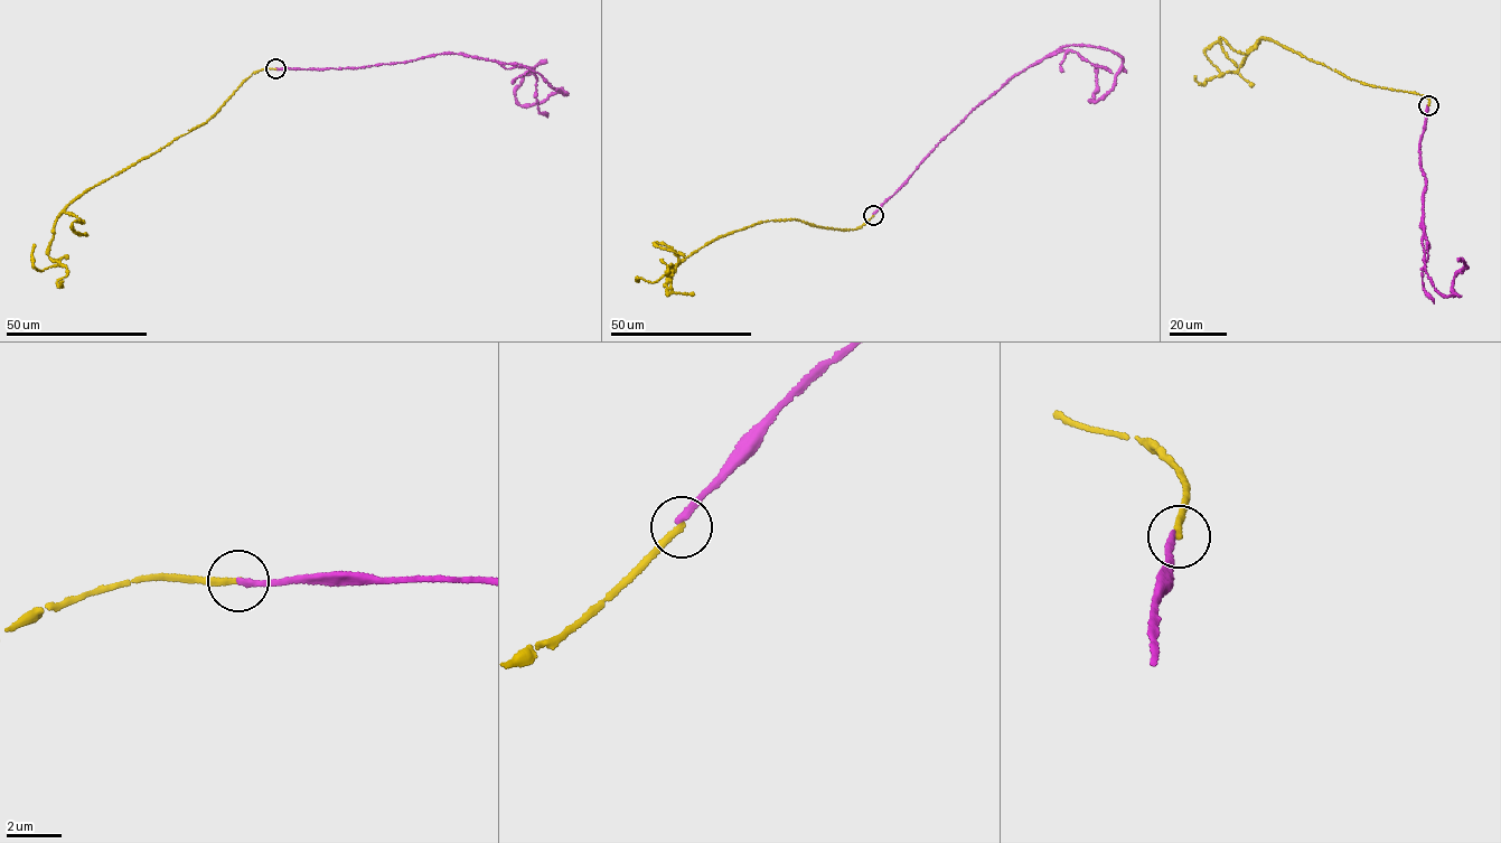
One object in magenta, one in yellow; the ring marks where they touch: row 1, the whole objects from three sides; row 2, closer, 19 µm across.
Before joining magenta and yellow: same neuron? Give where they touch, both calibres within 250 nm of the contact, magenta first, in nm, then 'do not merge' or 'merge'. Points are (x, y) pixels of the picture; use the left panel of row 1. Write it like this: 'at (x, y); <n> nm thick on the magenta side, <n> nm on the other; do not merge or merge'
at (275, 68); 240 nm thick on the magenta side, 240 nm on the other; do not merge

